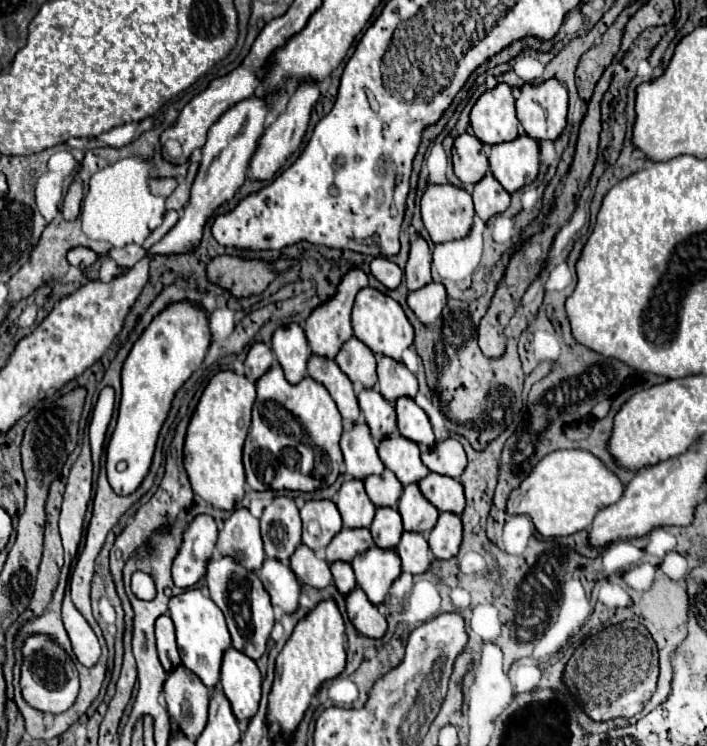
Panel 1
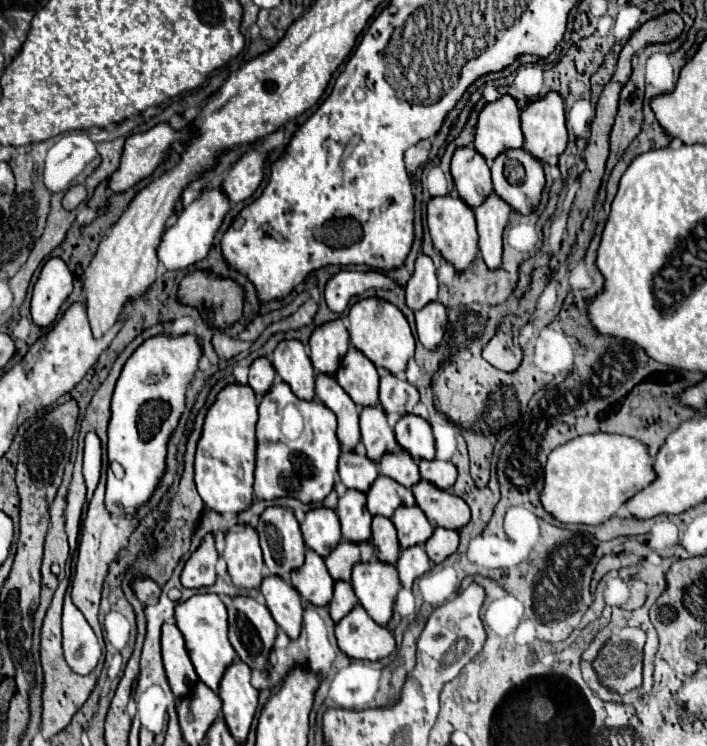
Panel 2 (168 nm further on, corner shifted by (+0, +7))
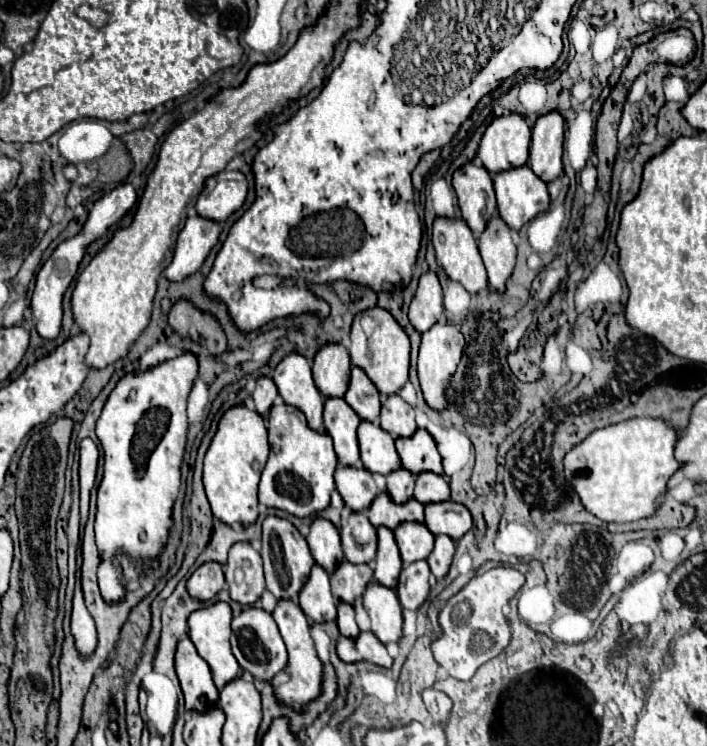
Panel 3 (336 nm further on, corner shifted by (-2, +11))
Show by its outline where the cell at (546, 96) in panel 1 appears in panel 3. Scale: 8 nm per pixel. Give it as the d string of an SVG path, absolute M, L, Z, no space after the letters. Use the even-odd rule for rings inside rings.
M551 110L535 120L531 132L533 138L529 148L529 164L539 178L551 182L559 178L563 170L561 156L563 156L565 120L557 110Z

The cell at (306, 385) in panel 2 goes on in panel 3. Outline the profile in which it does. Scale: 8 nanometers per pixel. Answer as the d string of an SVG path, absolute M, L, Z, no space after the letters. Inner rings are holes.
M299 352L287 354L275 368L273 380L279 388L283 400L305 412L311 428L319 430L323 426L323 396L315 388L311 376L311 360Z

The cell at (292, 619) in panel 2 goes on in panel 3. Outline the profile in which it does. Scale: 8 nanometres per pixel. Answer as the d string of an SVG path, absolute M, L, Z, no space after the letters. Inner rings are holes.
M277 600L277 606L273 610L273 618L275 618L279 632L287 644L289 672L291 672L291 680L287 684L275 686L275 694L281 702L301 708L309 700L317 698L321 692L321 660L319 660L319 656L313 648L313 640L309 636L309 620L307 620L307 616L303 616L303 610L299 608L299 604L295 600Z

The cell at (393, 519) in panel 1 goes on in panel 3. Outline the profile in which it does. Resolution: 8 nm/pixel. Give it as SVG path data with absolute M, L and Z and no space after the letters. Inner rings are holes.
M377 528L379 532L379 548L377 548L377 568L375 568L375 580L383 586L395 588L401 572L401 556L399 548L393 538L393 530L389 528Z

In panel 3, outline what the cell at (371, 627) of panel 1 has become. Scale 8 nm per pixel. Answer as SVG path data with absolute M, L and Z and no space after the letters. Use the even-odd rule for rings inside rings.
M371 630L359 632L355 640L347 640L347 636L341 636L337 642L337 654L345 662L367 660L383 668L391 668L393 664L393 658L387 654L385 644L379 644L379 640L375 640L375 634Z

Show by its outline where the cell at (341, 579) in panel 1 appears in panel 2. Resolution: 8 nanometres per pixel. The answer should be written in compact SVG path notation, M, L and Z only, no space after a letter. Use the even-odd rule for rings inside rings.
M335 584L335 594L329 604L329 612L335 624L339 624L357 606L357 596L351 584Z

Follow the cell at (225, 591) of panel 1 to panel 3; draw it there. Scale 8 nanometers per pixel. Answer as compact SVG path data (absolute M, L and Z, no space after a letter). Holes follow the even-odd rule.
M249 606L233 618L231 628L233 628L231 648L233 648L233 654L239 662L239 666L245 672L249 672L255 680L261 680L261 682L273 680L273 676L287 664L287 648L283 644L283 638L279 636L279 628L277 628L273 616L269 612L265 612L263 608Z

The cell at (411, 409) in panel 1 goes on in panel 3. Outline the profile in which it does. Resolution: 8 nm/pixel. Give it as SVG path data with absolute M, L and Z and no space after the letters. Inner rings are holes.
M417 428L415 436L409 436L407 440L395 440L395 444L403 466L413 474L419 474L425 470L443 474L441 456L437 452L435 440L425 428Z

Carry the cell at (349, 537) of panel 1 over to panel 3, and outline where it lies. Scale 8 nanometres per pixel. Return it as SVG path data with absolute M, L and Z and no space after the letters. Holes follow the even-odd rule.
M343 560L339 562L339 568L331 572L331 590L335 598L351 604L355 604L369 582L373 582L373 570L369 564L347 564L347 560Z

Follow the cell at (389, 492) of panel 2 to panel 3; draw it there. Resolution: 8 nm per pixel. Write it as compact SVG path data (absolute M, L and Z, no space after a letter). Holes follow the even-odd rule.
M381 492L365 514L375 528L395 528L397 524L409 520L423 522L423 504L419 504L417 500L407 500L407 504L391 504L391 496L387 496L387 492Z

